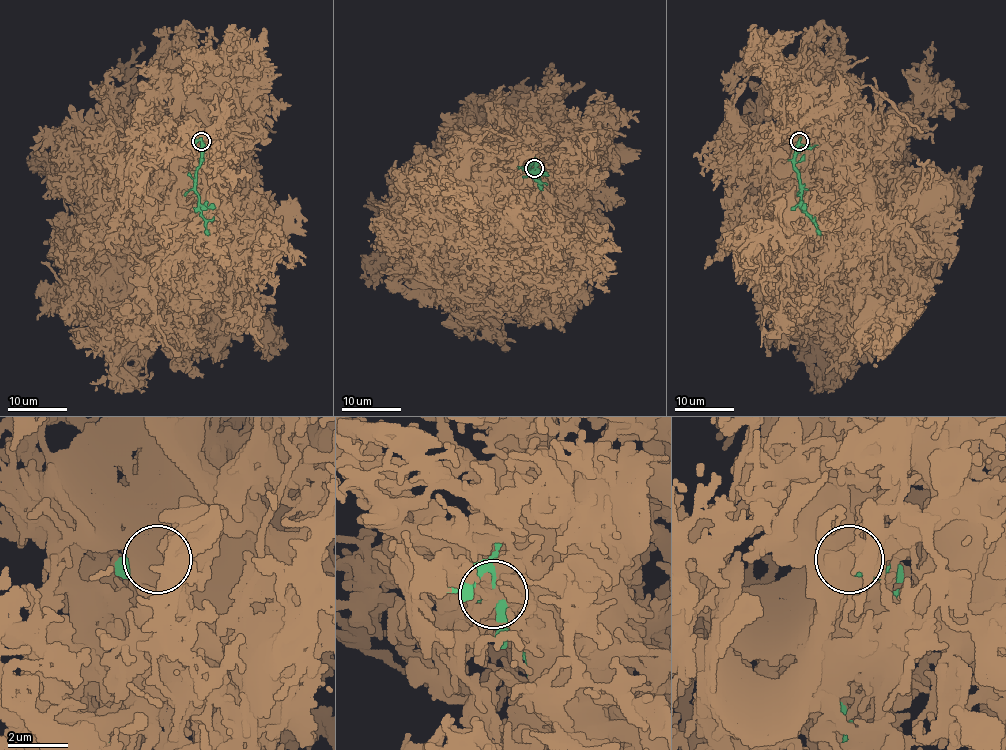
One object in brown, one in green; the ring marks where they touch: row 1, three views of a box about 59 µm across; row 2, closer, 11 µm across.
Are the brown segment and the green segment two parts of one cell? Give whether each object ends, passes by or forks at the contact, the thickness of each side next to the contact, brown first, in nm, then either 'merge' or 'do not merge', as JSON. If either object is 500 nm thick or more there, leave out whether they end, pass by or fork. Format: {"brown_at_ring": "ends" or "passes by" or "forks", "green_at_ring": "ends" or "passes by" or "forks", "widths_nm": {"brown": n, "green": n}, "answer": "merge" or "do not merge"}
{"brown_at_ring": "ends", "green_at_ring": "forks", "widths_nm": {"brown": 260, "green": 360}, "answer": "do not merge"}

